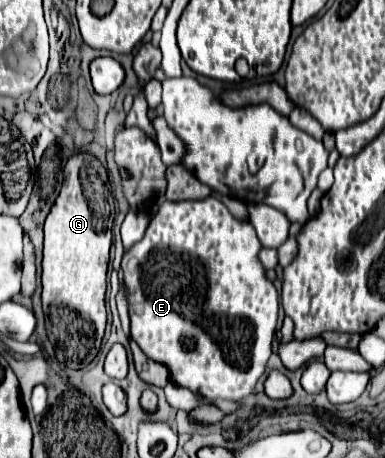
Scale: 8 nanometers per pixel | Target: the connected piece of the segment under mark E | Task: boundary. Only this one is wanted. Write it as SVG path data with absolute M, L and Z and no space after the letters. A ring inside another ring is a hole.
M208 197L202 201L164 201L162 207L158 209L158 213L152 217L146 235L134 243L134 247L130 247L130 251L124 253L122 257L122 281L126 283L126 291L128 291L128 303L130 303L130 321L132 321L132 339L138 343L138 347L148 355L148 359L162 363L168 367L170 371L170 379L180 385L190 389L192 393L202 395L204 399L216 401L216 399L224 399L224 401L242 401L244 397L248 397L254 391L256 381L260 379L260 375L266 369L266 363L272 355L272 339L276 333L276 323L278 323L278 291L274 287L274 283L266 277L266 269L262 267L260 259L258 259L258 251L262 249L262 243L256 237L256 231L250 223L242 223L238 219L232 217L232 213L228 211L228 207L216 199L216 197ZM188 339L194 339L194 349L188 347Z

